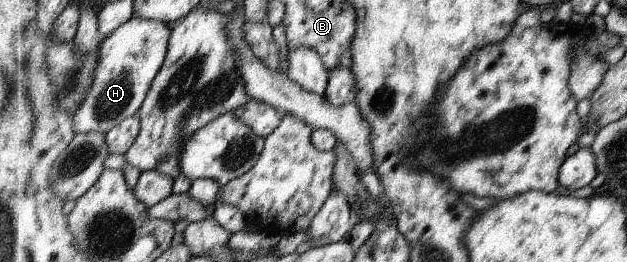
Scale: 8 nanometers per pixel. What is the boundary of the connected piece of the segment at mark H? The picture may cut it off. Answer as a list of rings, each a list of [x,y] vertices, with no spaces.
[[[134,16],[109,38],[104,38],[93,85],[75,114],[75,131],[107,135],[115,126],[136,119],[158,73],[163,69],[172,37],[173,31],[164,21]]]

